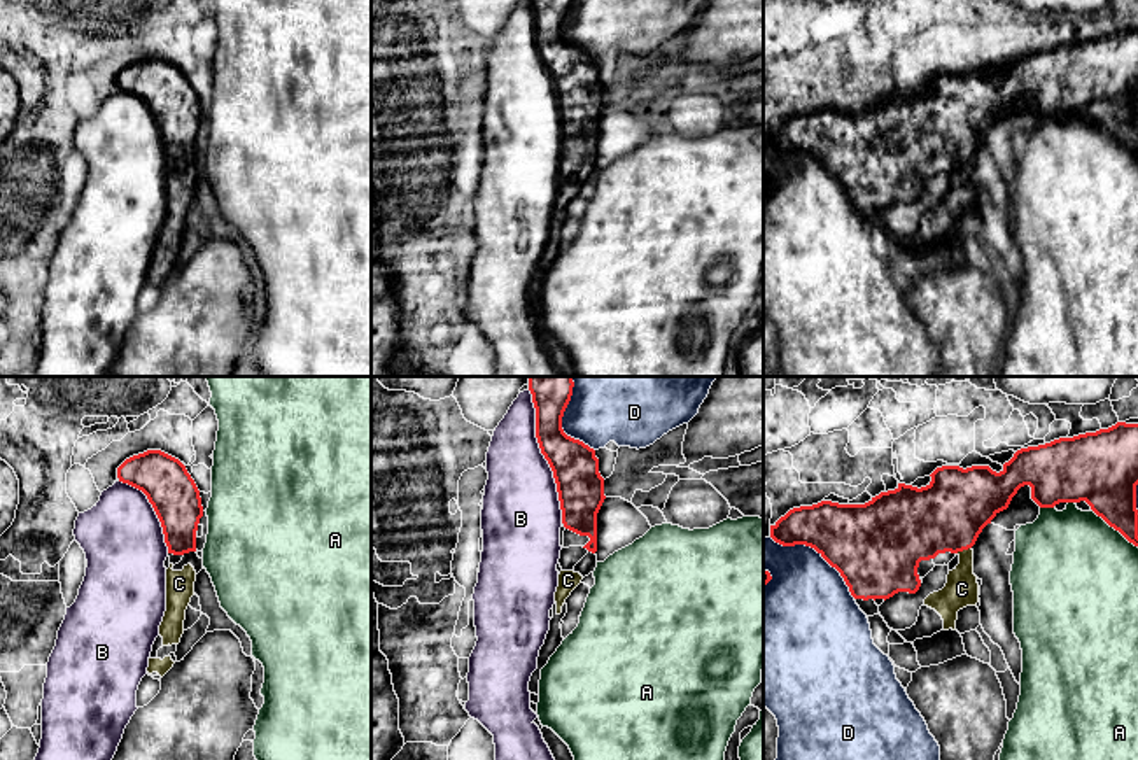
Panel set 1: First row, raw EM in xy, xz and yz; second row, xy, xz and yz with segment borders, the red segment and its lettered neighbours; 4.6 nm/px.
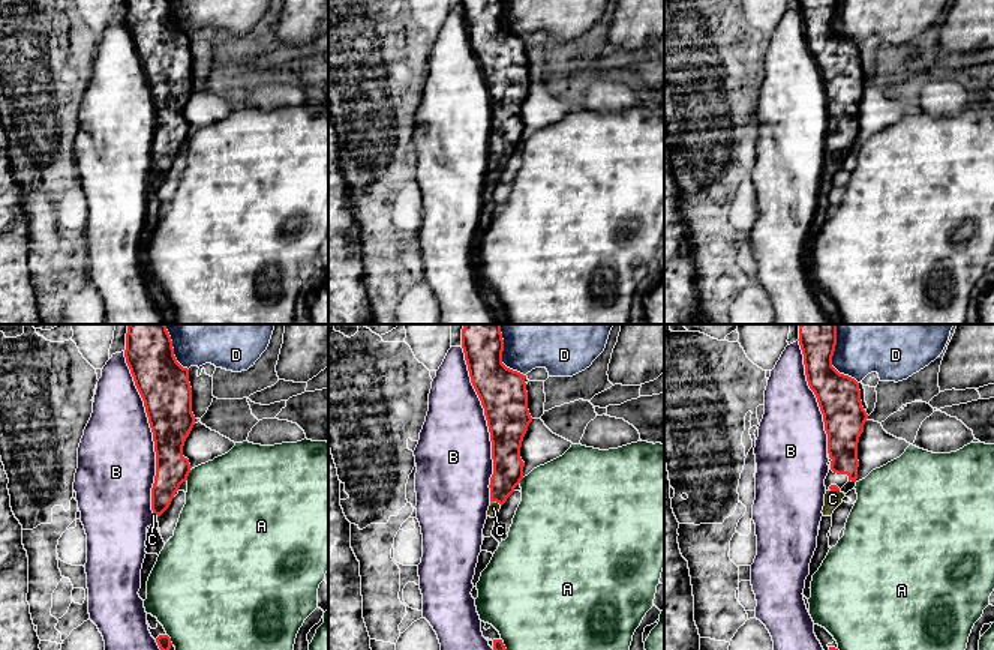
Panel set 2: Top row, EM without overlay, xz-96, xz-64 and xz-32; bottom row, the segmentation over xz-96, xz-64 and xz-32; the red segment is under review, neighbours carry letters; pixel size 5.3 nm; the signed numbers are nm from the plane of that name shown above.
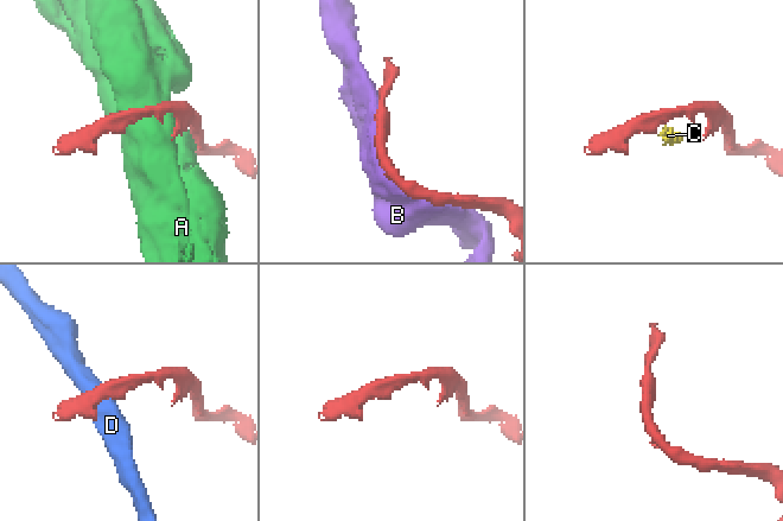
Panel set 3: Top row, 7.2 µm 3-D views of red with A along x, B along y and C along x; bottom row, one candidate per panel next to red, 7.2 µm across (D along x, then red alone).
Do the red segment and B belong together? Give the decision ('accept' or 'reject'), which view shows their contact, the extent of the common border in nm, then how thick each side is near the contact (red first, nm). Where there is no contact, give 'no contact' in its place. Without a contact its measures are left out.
reject; meets red in xz; contact 650 nm long; 220 nm thick on the red side, 340 nm on the other

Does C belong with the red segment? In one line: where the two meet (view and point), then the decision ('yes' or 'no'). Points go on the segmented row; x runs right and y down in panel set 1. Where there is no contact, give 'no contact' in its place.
meets red in yz at (963, 548); yes

